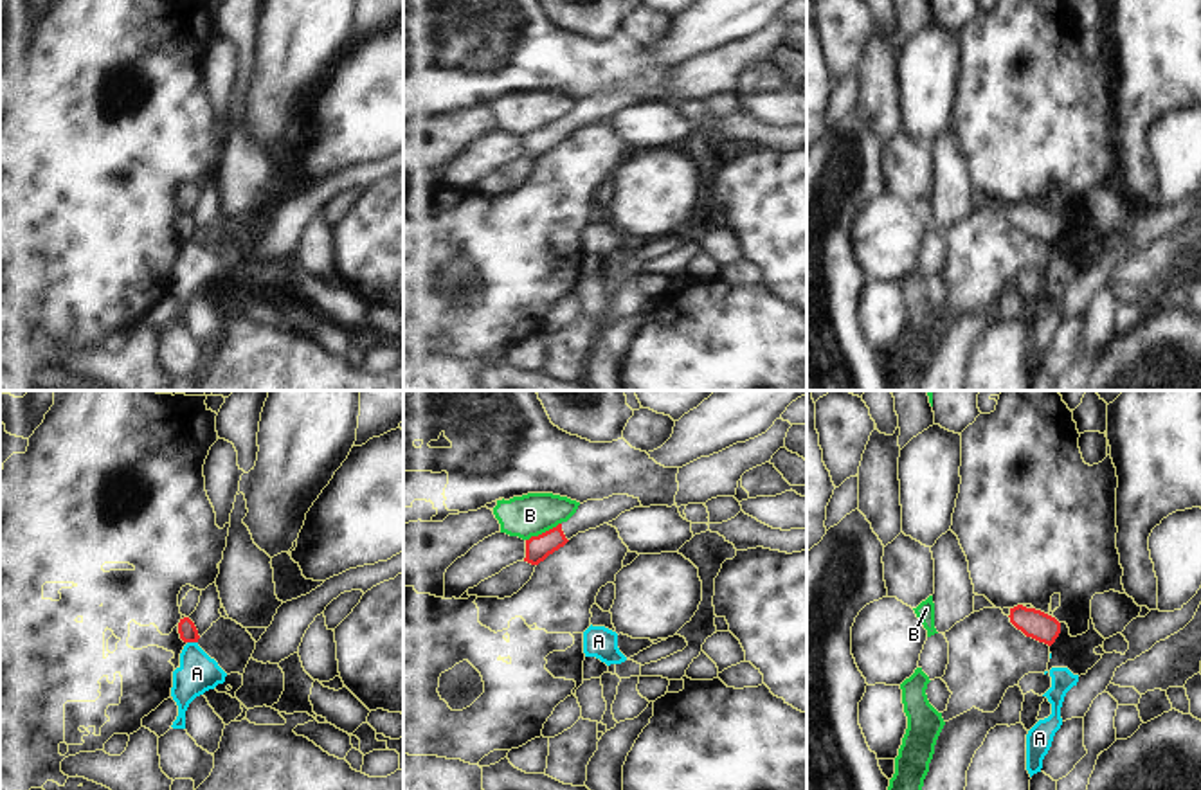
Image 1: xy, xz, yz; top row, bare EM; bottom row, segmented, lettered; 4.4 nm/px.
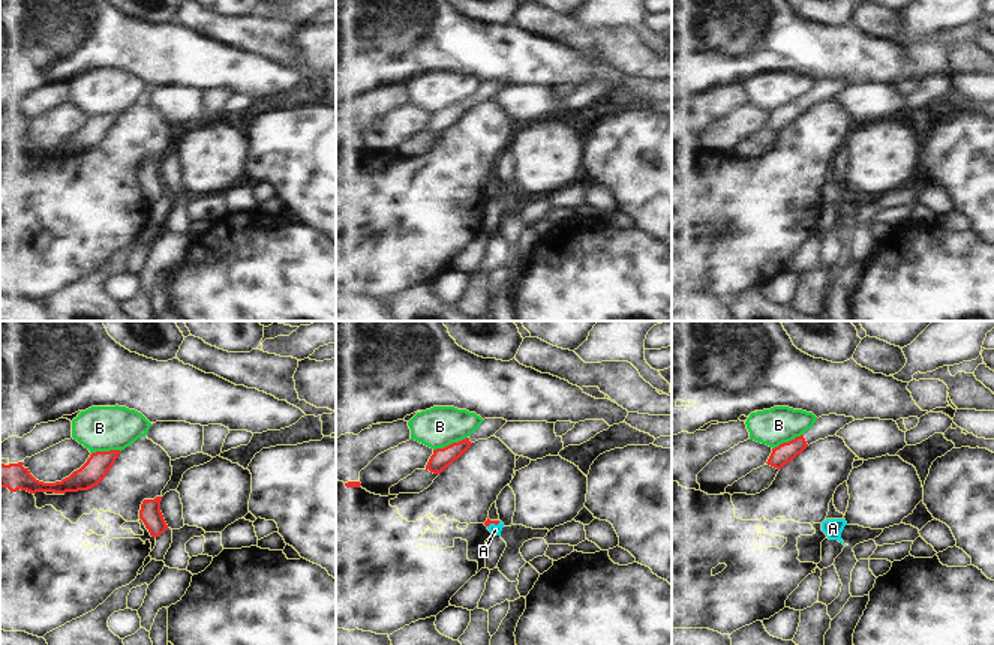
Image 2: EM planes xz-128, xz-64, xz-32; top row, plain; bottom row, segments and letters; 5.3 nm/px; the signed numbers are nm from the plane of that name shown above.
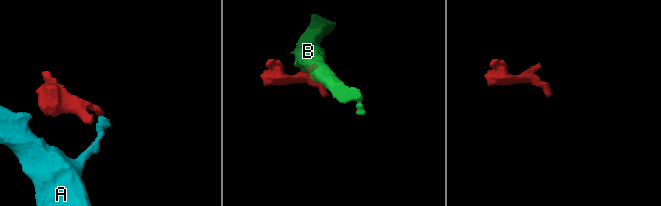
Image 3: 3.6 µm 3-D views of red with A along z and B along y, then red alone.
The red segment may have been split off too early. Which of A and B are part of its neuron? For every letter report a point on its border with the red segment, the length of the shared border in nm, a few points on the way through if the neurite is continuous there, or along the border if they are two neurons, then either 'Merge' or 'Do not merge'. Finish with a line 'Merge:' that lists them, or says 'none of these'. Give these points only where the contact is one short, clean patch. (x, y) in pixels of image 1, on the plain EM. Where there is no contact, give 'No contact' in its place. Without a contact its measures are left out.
A: Touches red at xy (193, 238). Shared border 50 nm. Boundary: xy (188, 238), (197, 240). Do not merge
B: Touches red at xz (542, 130). Shared border 180 nm. Do not merge
Merge: none of these

